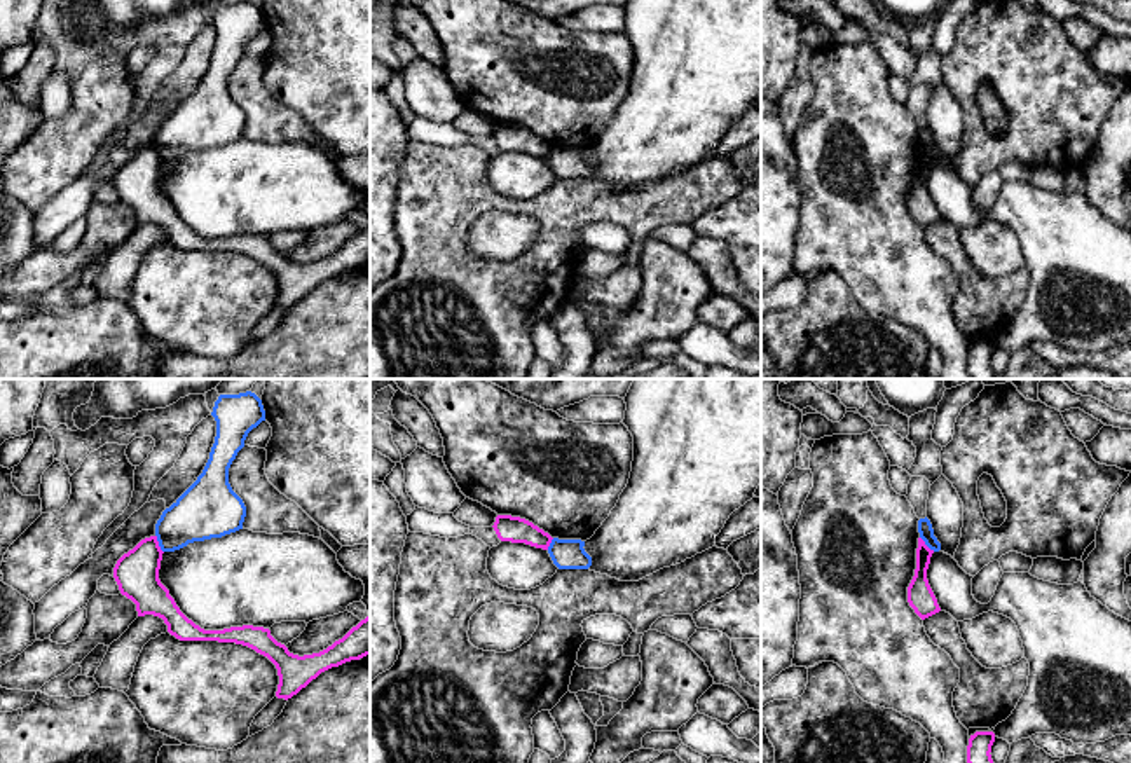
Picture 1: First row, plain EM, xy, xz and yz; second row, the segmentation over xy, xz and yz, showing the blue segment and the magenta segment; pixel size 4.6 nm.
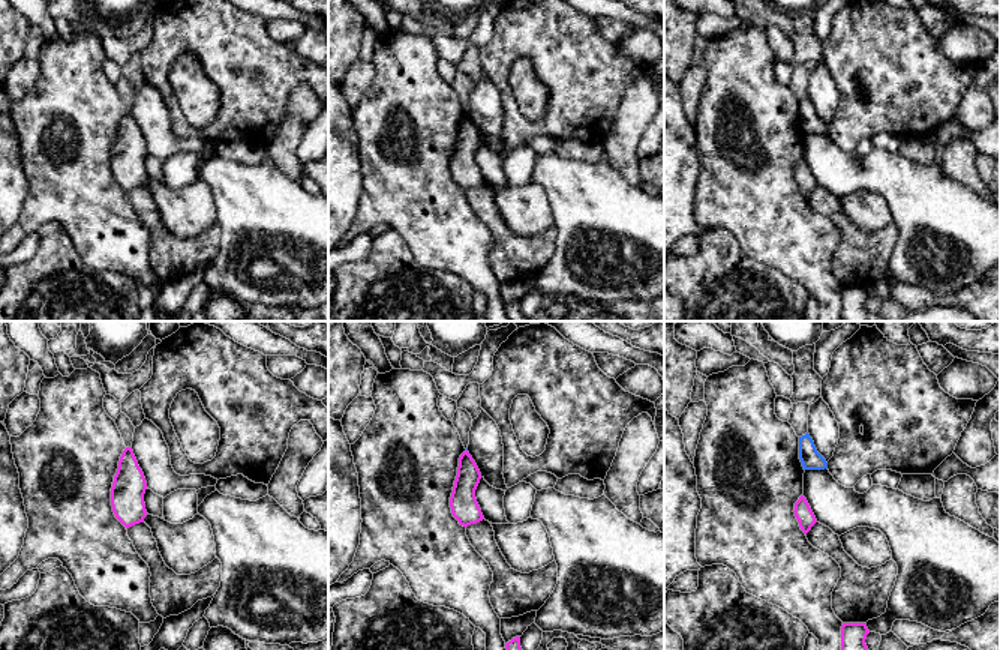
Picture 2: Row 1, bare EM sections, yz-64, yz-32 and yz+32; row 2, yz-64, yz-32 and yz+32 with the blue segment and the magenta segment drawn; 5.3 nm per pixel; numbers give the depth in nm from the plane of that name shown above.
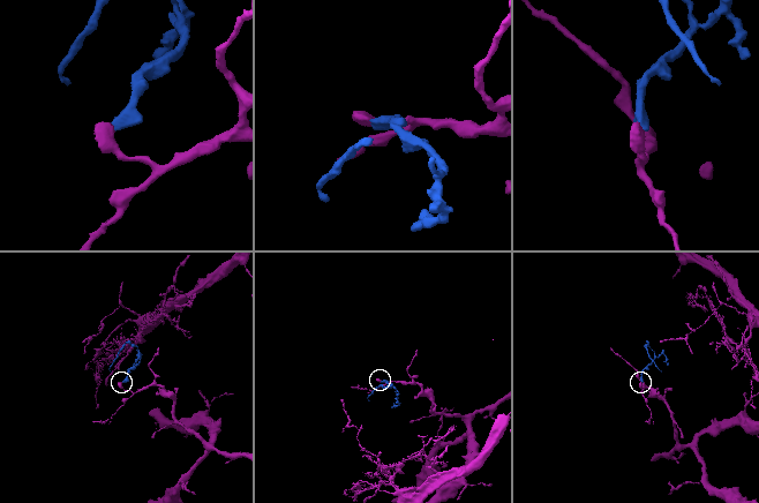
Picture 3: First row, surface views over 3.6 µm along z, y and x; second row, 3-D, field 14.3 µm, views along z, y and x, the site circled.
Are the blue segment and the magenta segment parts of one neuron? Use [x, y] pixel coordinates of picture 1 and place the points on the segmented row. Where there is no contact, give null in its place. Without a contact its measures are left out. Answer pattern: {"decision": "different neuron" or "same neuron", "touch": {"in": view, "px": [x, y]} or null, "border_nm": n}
{"decision": "different neuron", "touch": {"in": "xy", "px": [159, 543]}, "border_nm": 90}

